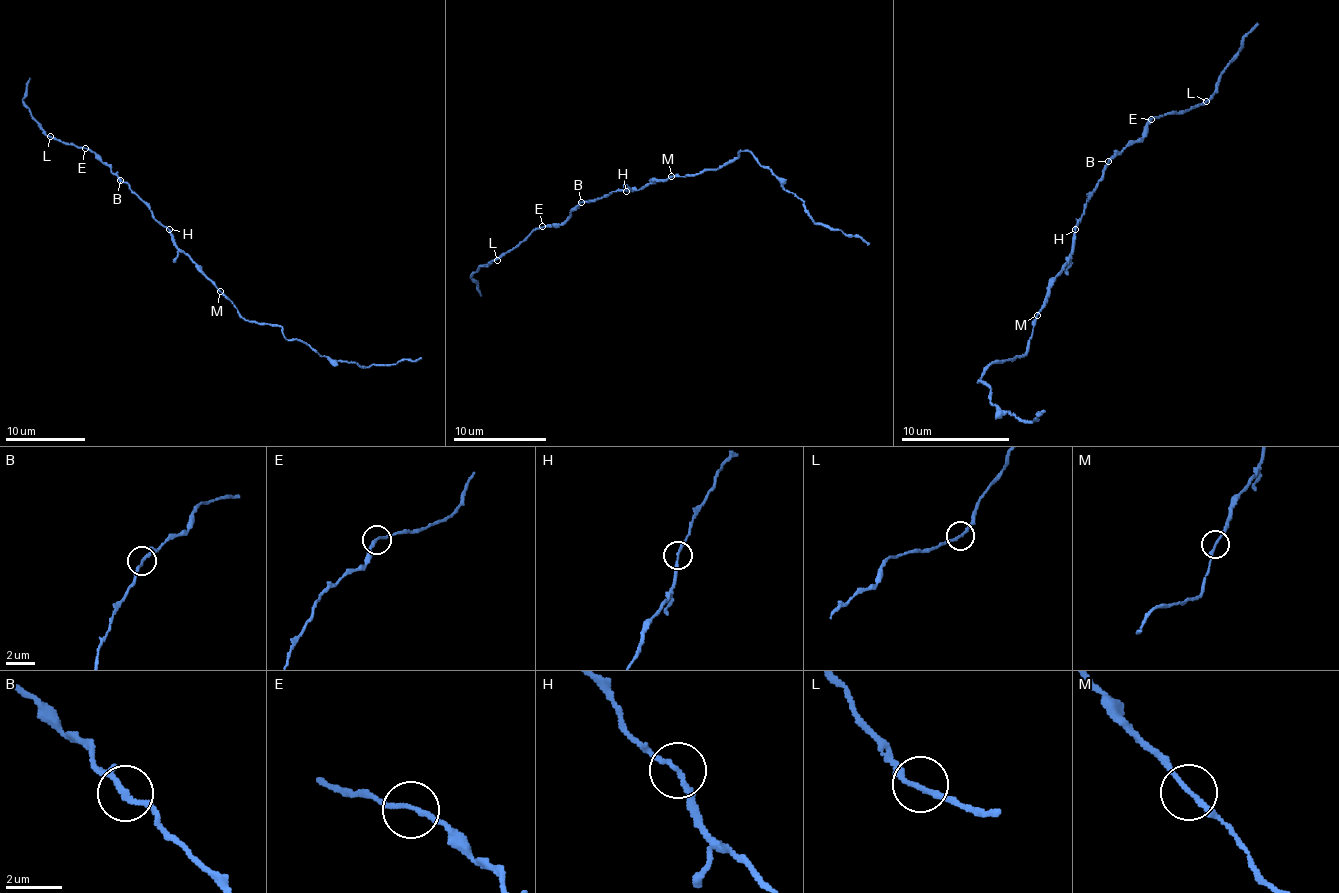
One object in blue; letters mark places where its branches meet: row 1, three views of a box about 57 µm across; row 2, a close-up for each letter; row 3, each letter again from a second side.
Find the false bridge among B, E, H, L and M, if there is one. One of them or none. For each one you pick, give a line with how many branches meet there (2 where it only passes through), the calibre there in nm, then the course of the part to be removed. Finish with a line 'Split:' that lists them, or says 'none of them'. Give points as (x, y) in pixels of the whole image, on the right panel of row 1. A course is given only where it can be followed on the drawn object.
Split: none of them

